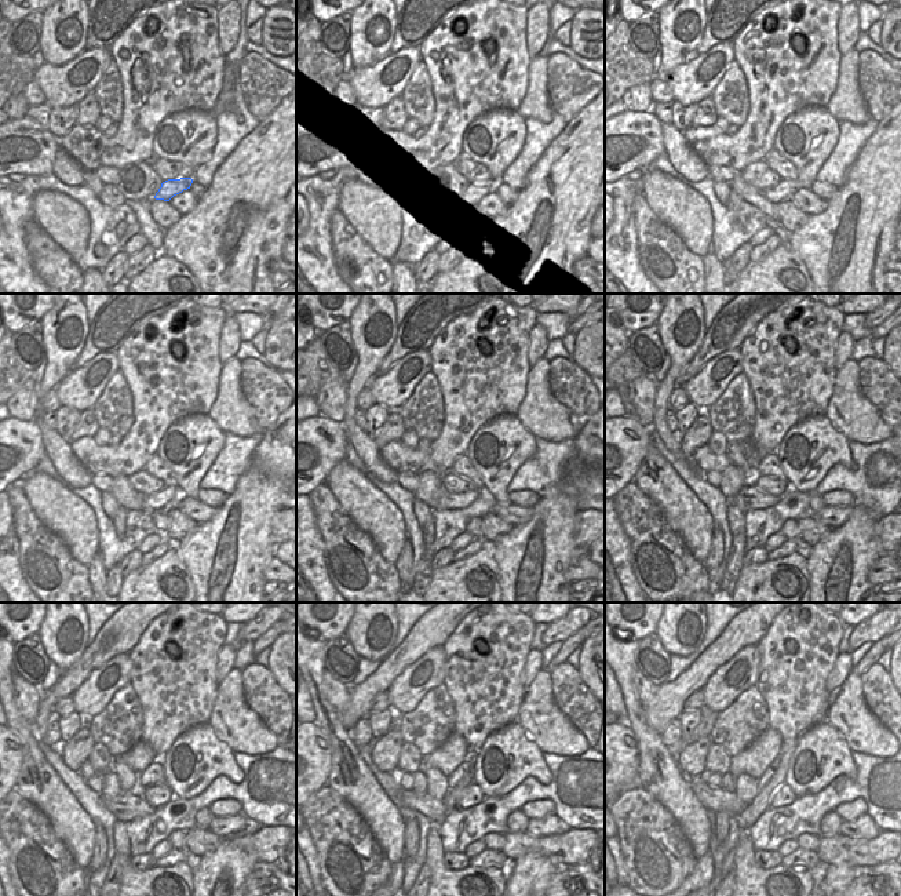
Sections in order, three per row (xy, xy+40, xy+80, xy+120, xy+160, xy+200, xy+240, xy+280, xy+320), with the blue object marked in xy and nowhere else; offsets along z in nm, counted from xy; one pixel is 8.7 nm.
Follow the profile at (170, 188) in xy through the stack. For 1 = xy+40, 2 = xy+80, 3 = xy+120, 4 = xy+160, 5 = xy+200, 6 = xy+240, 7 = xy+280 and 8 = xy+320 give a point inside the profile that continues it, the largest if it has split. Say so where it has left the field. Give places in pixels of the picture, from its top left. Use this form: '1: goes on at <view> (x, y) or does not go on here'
1: goes on at xy+40 (475, 190)
2: goes on at xy+80 (784, 189)
3: goes on at xy+120 (156, 501)
4: goes on at xy+160 (447, 501)
5: goes on at xy+200 (750, 496)
6: goes on at xy+240 (128, 805)
7: goes on at xy+280 (434, 809)
8: goes on at xy+320 (711, 797)

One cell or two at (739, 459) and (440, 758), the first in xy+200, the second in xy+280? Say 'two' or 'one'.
two

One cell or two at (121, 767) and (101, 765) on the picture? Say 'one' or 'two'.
two

